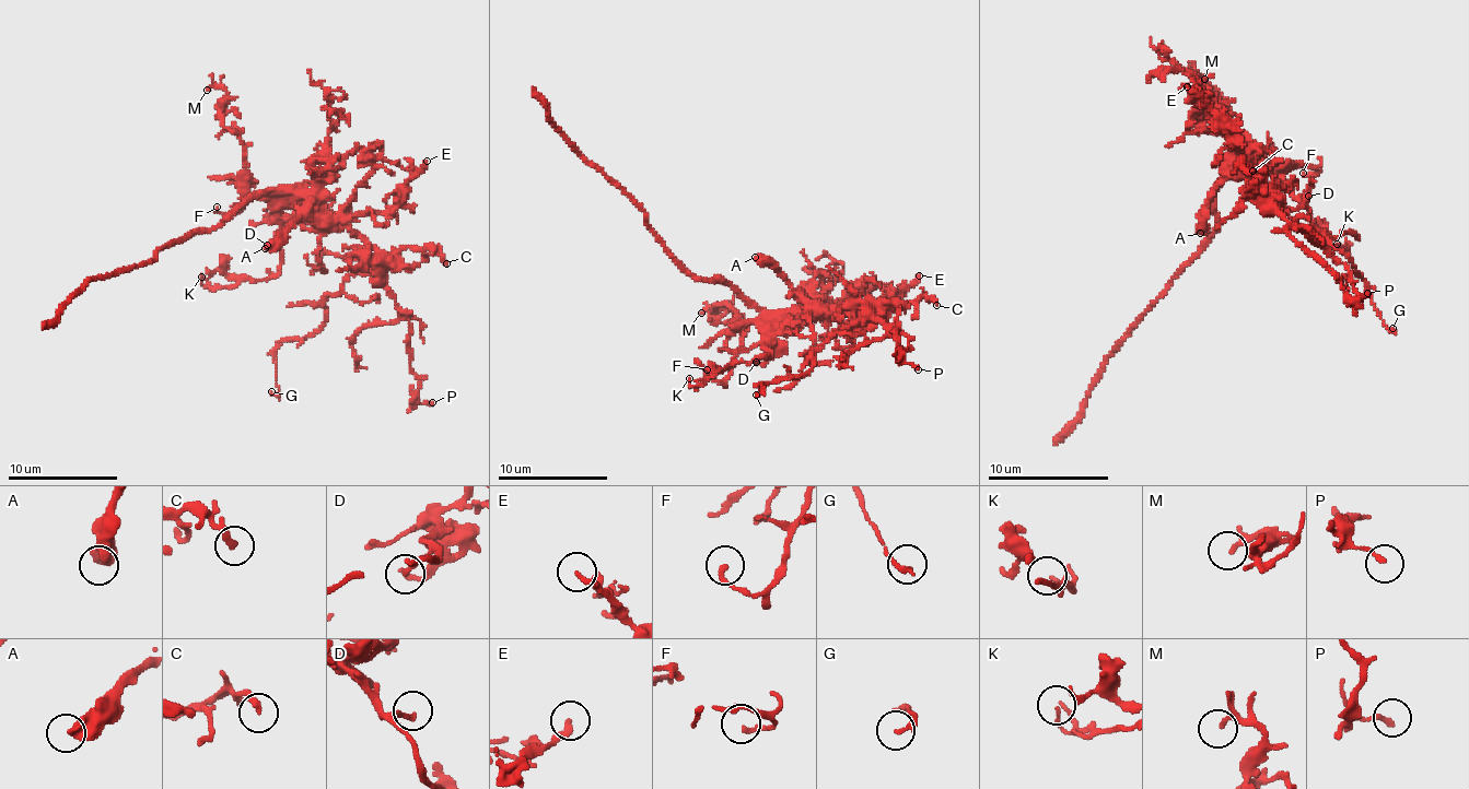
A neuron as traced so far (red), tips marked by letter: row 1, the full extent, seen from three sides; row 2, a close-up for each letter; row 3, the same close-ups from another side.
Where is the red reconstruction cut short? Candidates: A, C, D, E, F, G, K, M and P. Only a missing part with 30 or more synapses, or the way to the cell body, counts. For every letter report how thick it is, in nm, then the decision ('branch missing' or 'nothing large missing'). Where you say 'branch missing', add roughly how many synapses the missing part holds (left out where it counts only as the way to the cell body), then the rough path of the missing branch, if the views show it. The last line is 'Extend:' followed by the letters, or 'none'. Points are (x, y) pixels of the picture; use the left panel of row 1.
A: calibre 480 nm; nothing large missing
C: calibre 240 nm; nothing large missing
D: calibre 170 nm; nothing large missing
E: calibre 240 nm; nothing large missing
F: calibre 180 nm; nothing large missing
G: calibre 180 nm; nothing large missing
K: calibre 120 nm; nothing large missing
M: calibre 130 nm; nothing large missing
P: calibre 190 nm; nothing large missing
Extend: none

